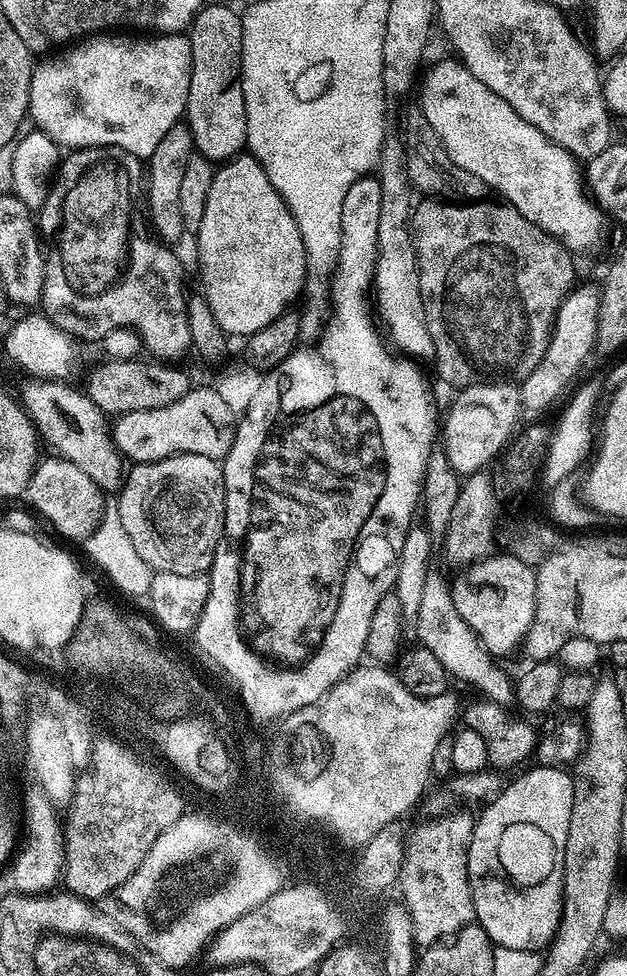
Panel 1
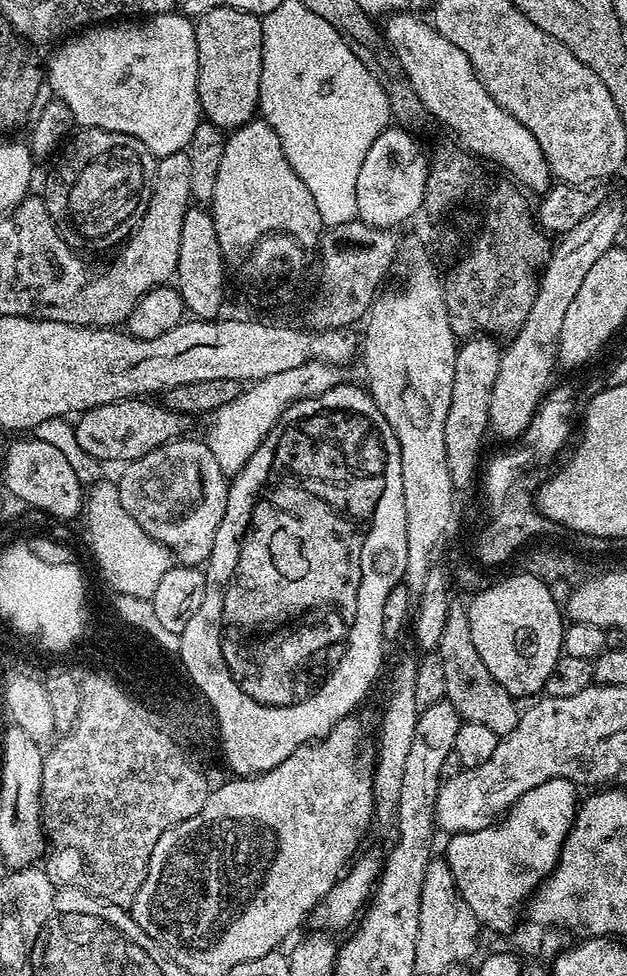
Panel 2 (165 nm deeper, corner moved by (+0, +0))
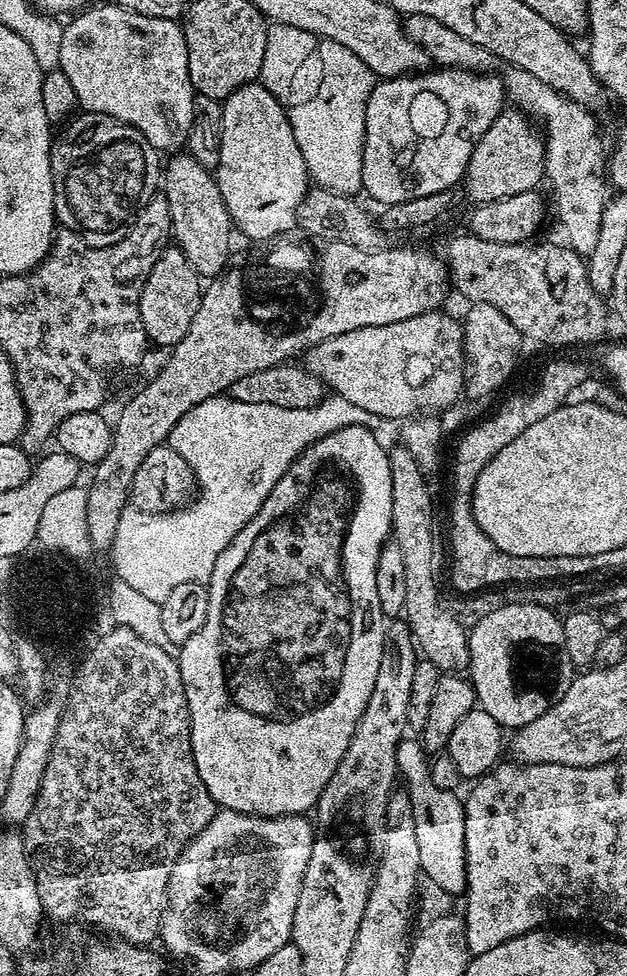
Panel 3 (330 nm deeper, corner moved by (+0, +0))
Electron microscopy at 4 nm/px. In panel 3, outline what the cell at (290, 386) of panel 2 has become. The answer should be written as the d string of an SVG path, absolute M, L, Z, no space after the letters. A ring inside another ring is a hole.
M228 394L215 396L194 406L172 427L170 447L182 454L182 458L186 458L186 462L192 467L198 491L191 503L175 512L143 512L131 506L123 509L110 549L110 557L117 563L117 572L123 575L123 581L127 585L159 605L174 586L184 582L207 582L212 577L214 562L218 562L218 554L222 554L222 550L230 546L238 530L245 528L254 514L258 514L262 502L266 502L270 490L274 490L278 478L286 474L289 466L314 441L355 424L369 428L385 450L397 447L397 421L370 414L370 410L362 410L362 406L354 406L354 402L335 394L325 395L313 408L283 408L238 402Z

